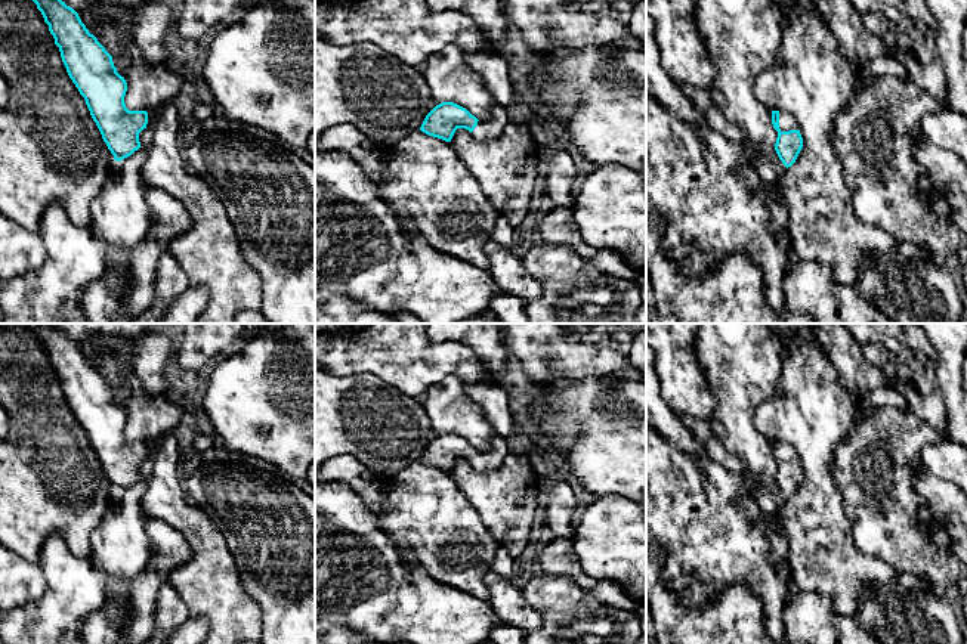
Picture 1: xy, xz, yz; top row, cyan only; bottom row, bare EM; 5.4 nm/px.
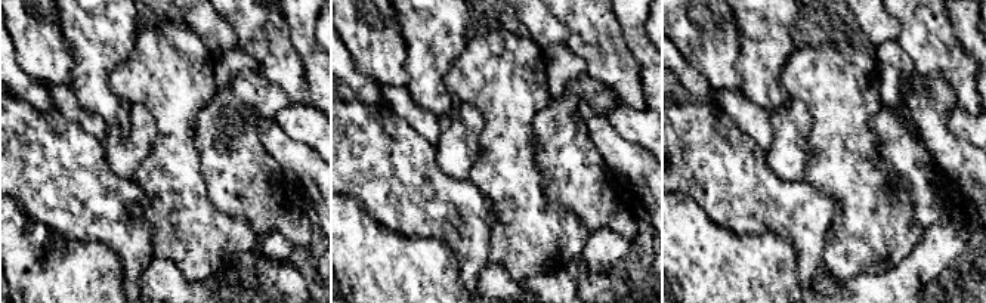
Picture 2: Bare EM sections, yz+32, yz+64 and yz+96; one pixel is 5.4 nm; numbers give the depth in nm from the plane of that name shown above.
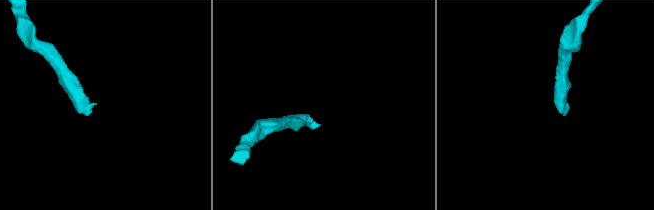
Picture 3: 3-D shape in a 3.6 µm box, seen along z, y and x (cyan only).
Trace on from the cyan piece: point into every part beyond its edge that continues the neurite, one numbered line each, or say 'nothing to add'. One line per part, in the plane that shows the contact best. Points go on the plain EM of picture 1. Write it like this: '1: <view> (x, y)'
1: yz (787, 454)

